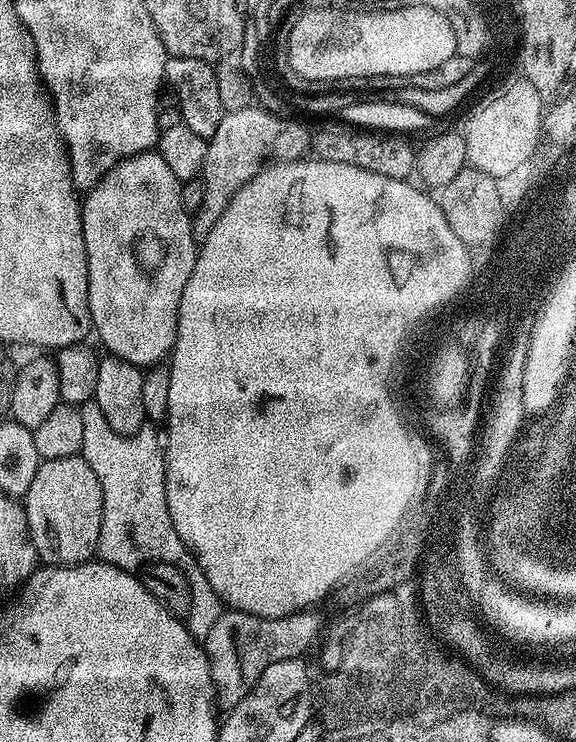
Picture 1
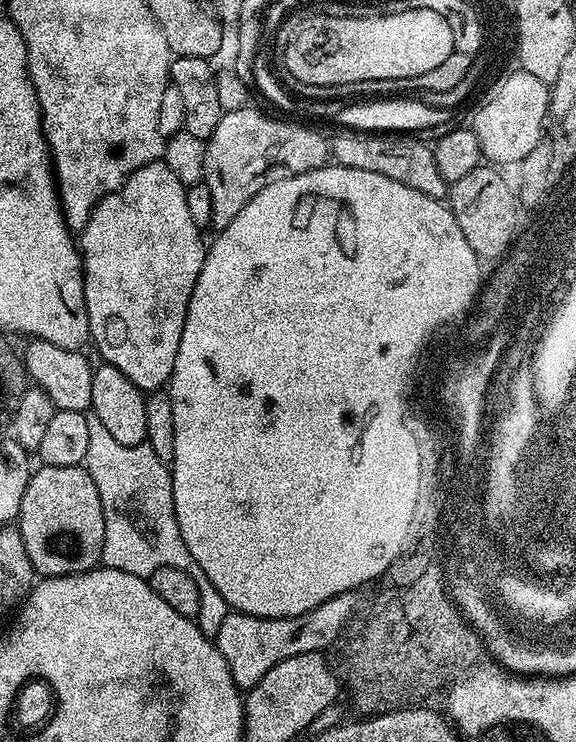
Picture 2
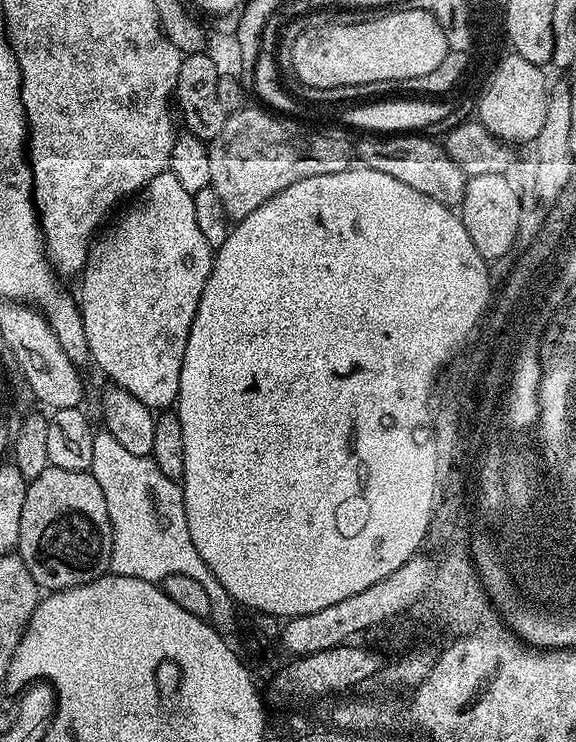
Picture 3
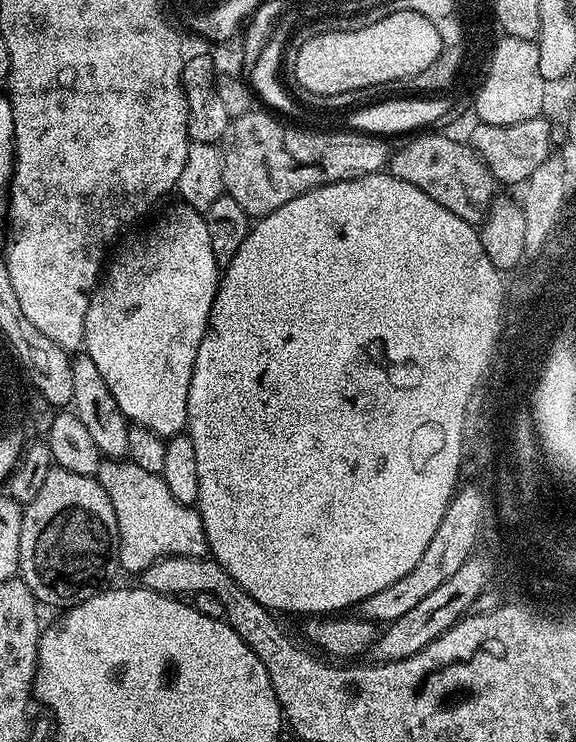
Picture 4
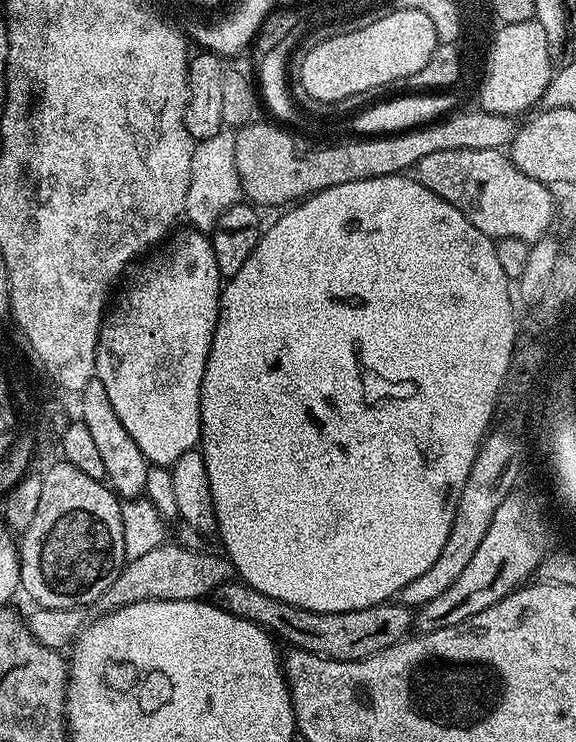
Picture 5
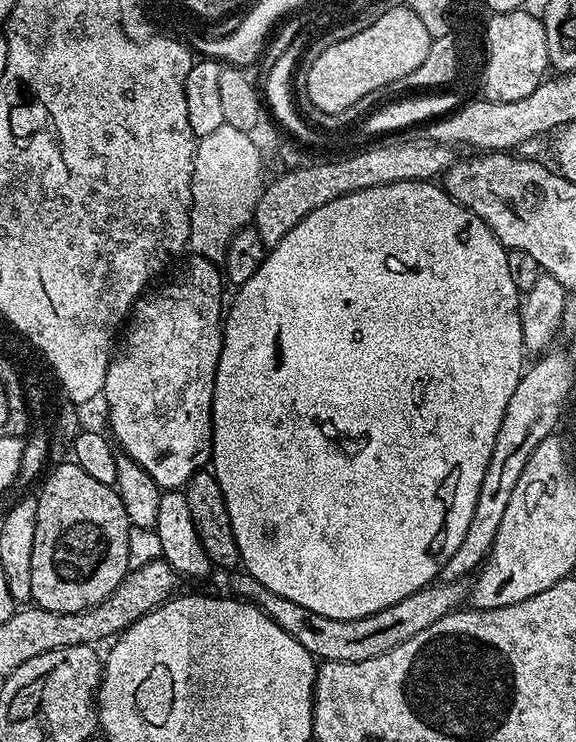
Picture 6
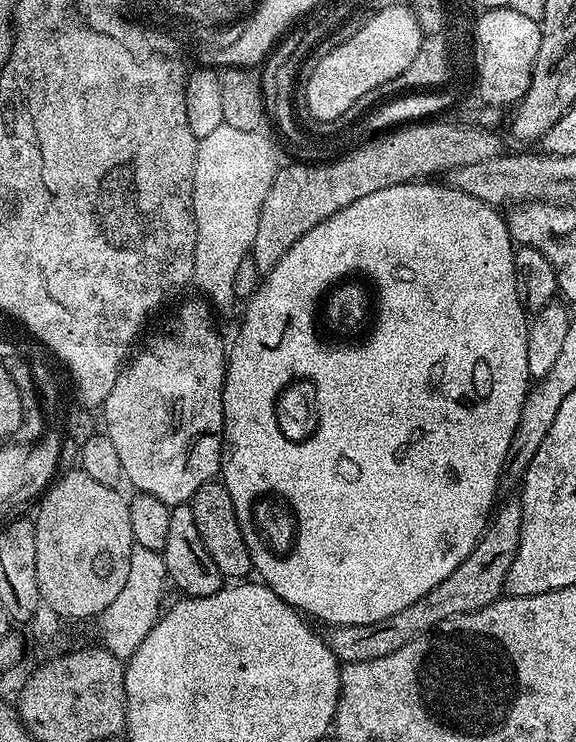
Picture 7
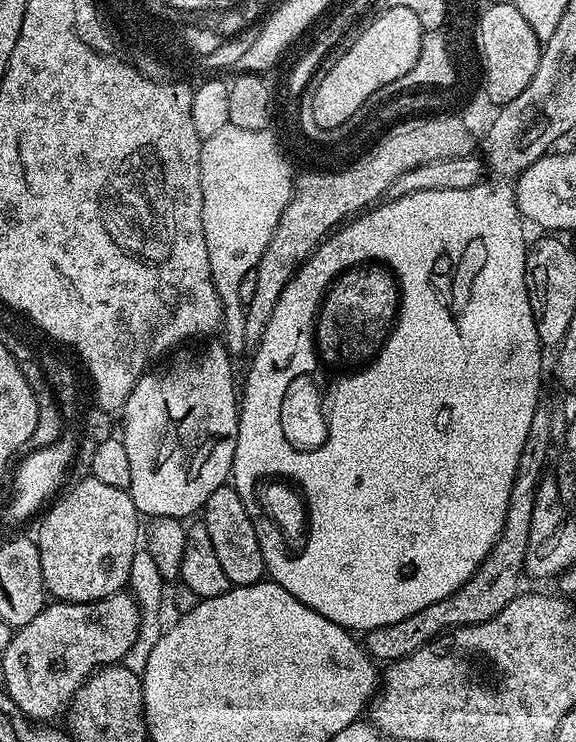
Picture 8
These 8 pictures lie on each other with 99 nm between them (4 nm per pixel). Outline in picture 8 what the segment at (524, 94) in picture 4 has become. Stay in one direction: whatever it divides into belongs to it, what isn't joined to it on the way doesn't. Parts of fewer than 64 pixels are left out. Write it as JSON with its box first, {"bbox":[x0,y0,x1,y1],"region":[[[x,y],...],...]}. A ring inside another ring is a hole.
{"bbox":[474,3,542,106],"region":[[[515,3],[492,4],[484,10],[479,13],[474,24],[474,33],[484,48],[487,65],[487,75],[482,80],[482,86],[496,106],[503,106],[518,98],[518,94],[530,86],[530,78],[534,78],[534,70],[538,70],[542,41],[534,34],[530,22],[522,18]]]}

